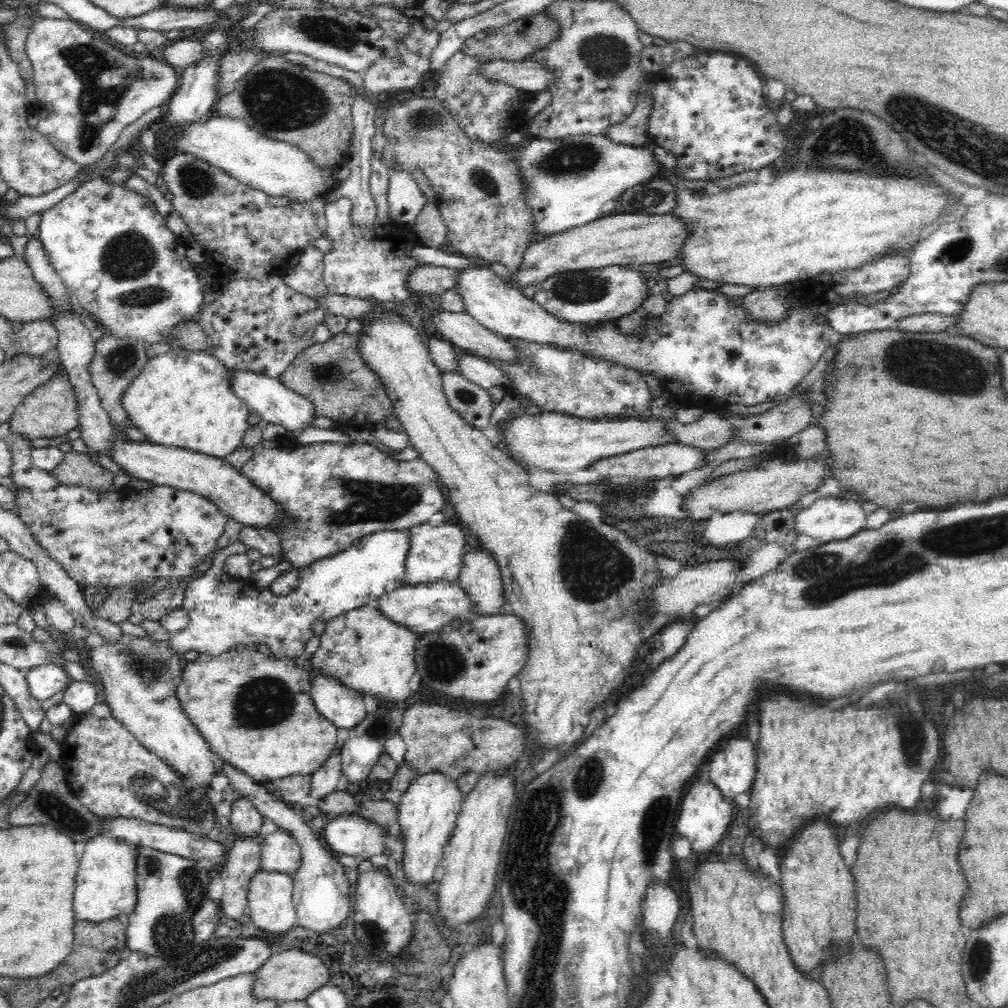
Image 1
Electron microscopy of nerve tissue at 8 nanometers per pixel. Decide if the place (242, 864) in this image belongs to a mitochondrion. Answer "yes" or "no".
no

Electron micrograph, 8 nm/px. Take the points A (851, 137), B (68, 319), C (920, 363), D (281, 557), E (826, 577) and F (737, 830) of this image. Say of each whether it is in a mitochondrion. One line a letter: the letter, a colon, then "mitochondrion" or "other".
A: mitochondrion
B: other
C: mitochondrion
D: other
E: mitochondrion
F: other

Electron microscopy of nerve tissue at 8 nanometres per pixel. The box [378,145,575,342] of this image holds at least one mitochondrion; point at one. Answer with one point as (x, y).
(480, 178)

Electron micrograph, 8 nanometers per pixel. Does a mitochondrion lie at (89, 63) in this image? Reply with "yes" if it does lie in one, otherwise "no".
yes

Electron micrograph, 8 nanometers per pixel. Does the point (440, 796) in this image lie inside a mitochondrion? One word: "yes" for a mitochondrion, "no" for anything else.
no

